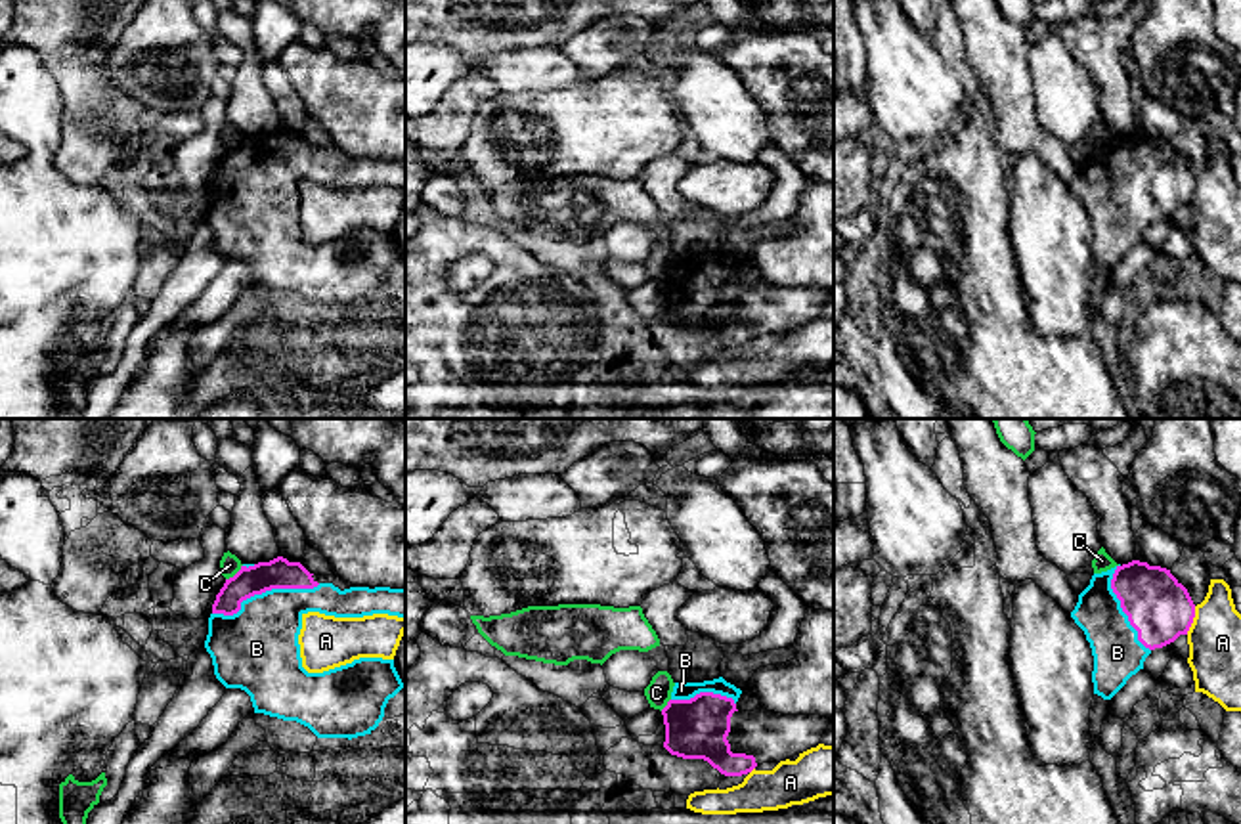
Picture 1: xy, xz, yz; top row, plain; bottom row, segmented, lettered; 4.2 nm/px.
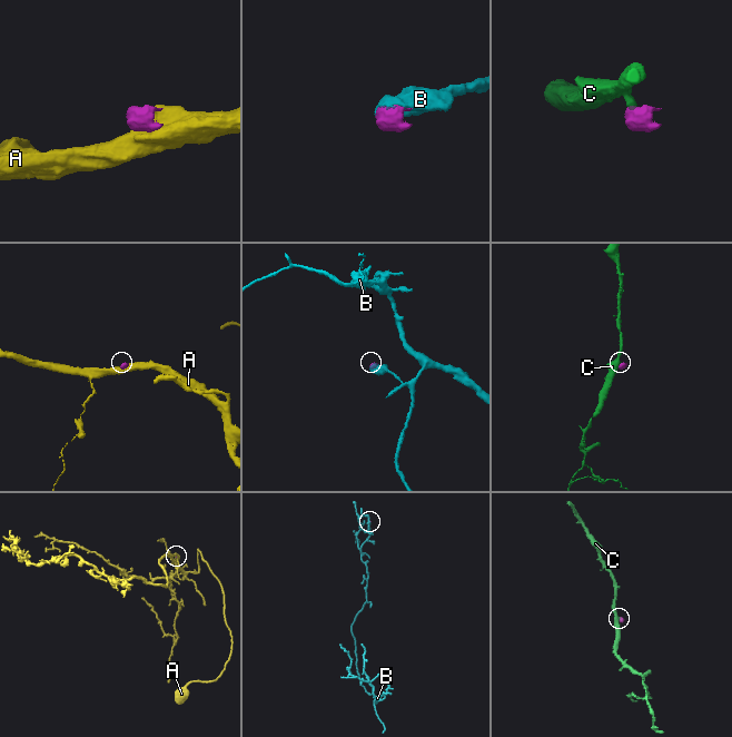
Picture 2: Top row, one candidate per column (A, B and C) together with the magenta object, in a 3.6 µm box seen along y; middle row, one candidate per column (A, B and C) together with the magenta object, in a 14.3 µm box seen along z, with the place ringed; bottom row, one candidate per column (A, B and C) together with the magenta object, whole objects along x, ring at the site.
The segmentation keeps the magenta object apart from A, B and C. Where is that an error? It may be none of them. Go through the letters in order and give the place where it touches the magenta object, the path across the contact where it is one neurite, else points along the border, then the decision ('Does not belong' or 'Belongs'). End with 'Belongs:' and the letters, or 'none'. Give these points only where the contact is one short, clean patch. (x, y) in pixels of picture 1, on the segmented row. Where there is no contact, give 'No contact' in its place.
A: Touches magenta at yz (1192, 620). Does not belong
B: Touches magenta at xy (264, 591). Belongs
C: Touches magenta at xy (236, 574). Boundary: xy (241, 564), (226, 580). Does not belong
Belongs: B

